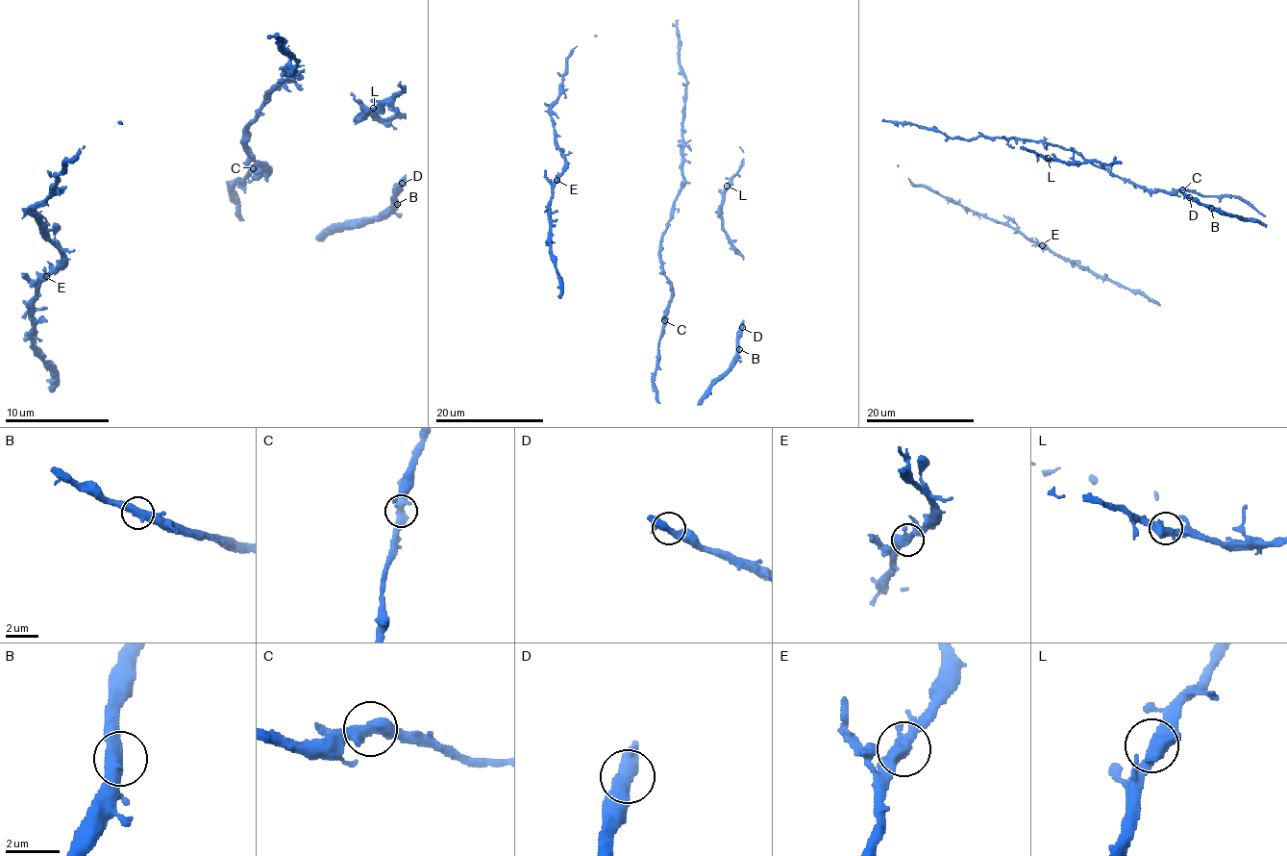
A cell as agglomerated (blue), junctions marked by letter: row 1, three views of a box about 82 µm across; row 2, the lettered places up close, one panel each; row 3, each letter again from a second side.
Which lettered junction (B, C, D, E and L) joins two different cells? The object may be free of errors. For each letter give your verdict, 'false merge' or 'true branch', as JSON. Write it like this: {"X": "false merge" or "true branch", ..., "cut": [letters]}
{"B": "true branch", "C": "true branch", "D": "true branch", "E": "true branch", "L": "true branch", "cut": []}

